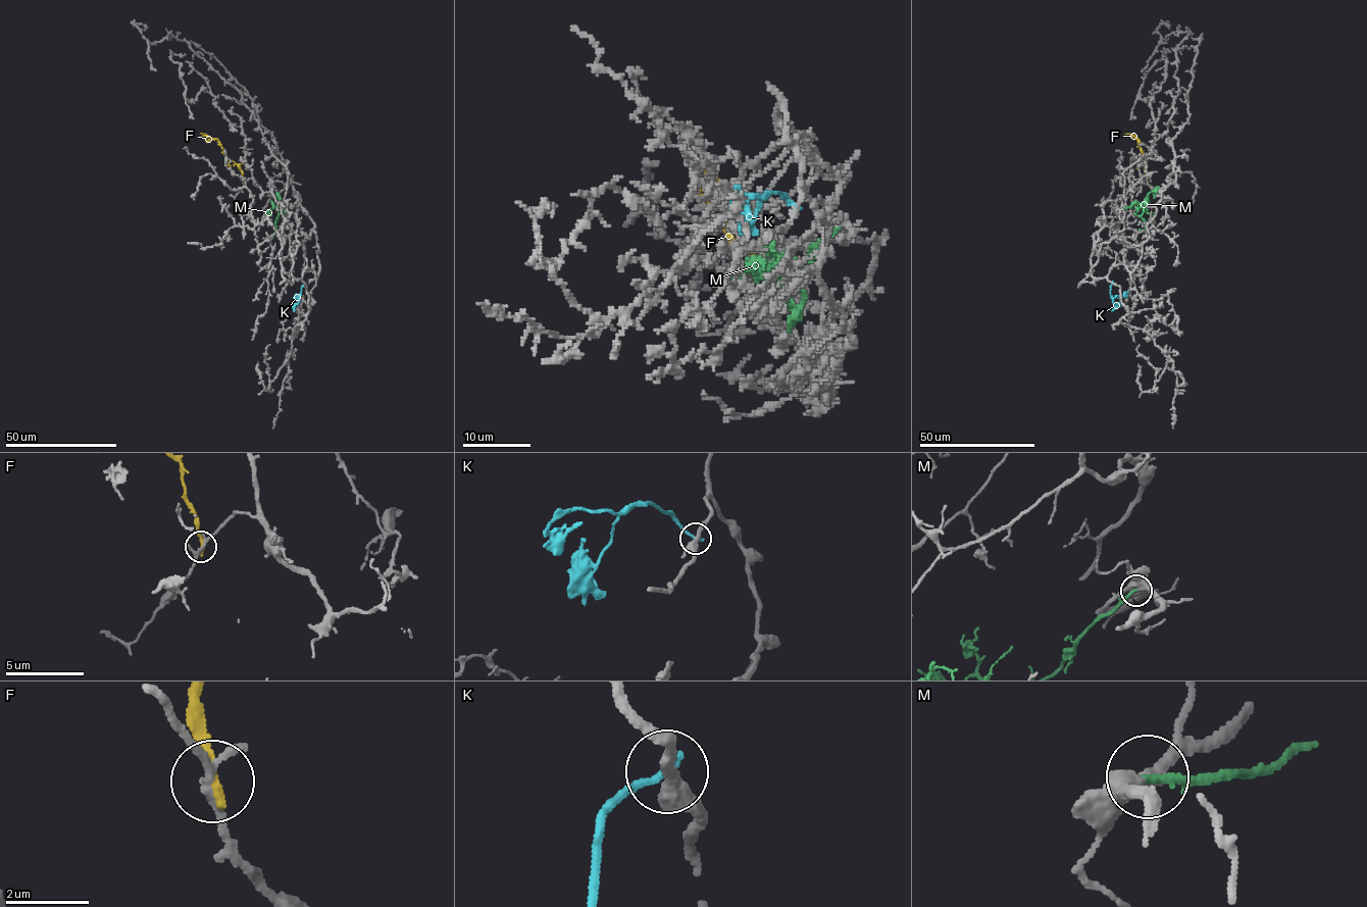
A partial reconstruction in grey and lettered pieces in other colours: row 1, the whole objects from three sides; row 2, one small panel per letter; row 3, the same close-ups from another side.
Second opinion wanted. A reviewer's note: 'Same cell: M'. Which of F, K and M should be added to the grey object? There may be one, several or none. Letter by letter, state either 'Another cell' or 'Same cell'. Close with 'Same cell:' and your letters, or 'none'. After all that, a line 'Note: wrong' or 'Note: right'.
F: Another cell
K: Another cell
M: Same cell
Same cell: M
Note: right

